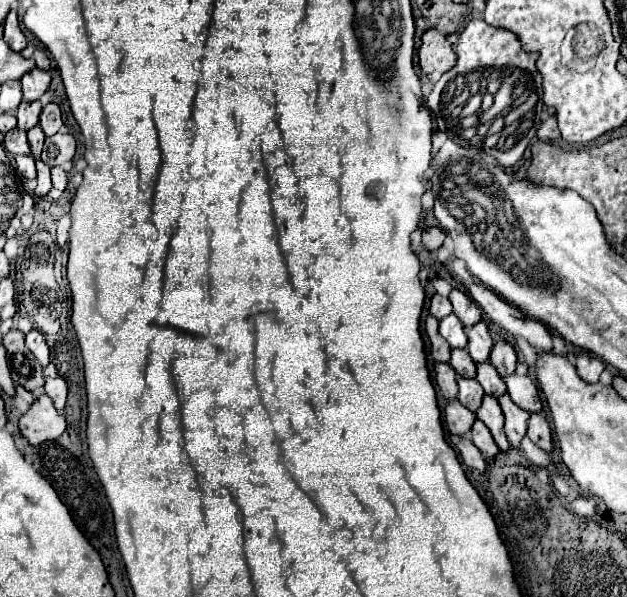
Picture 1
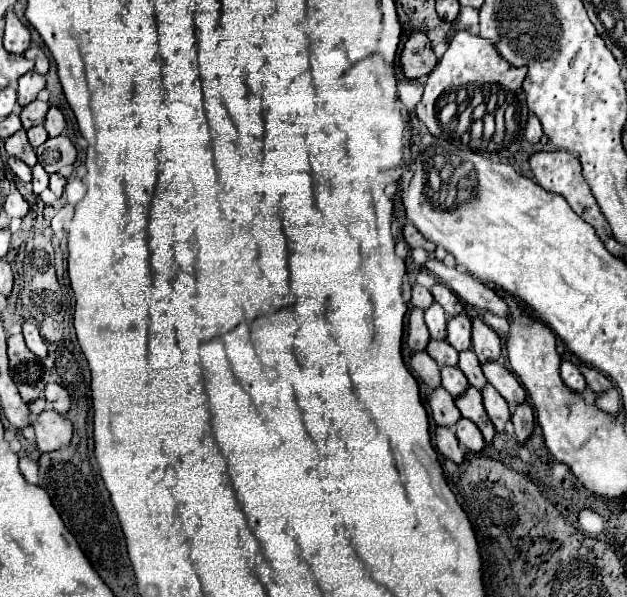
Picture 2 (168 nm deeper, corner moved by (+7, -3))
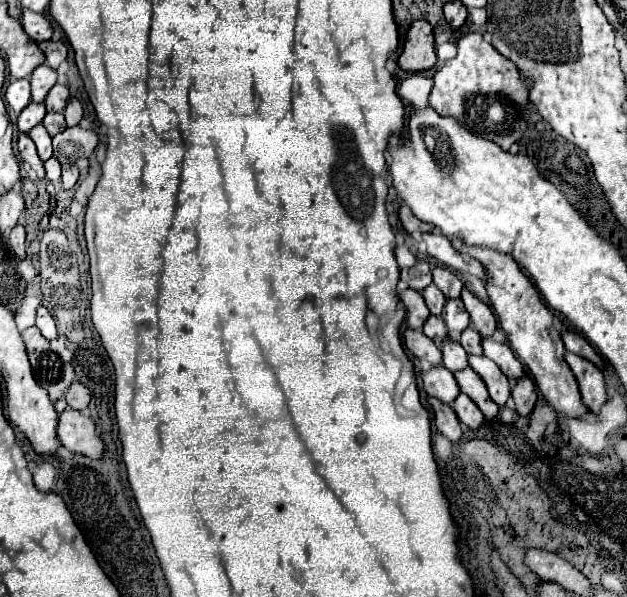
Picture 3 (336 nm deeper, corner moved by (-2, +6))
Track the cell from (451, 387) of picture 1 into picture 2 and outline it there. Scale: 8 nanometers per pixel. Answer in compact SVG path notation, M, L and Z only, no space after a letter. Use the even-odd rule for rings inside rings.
M418 351L410 357L410 367L416 371L416 375L430 387L436 389L440 385L440 367L436 365L436 361L426 353L426 351Z

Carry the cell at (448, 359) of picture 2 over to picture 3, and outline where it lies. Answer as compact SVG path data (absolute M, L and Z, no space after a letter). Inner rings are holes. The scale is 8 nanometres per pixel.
M429 316L429 320L423 326L423 334L429 336L431 340L435 340L435 344L443 344L445 340L449 340L449 330L445 328L445 320L437 318L437 316Z

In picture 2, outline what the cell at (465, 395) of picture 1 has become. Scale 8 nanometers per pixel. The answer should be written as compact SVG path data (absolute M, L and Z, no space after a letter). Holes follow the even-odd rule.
M458 365L454 367L444 367L442 369L442 387L452 395L452 397L458 397L464 389L468 389L468 379L466 375L462 373L462 369Z

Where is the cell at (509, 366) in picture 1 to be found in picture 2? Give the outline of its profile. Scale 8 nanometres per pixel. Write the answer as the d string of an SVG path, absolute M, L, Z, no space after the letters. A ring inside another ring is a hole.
M472 317L470 321L472 321L472 349L474 349L474 353L478 355L480 363L494 361L502 351L500 337L488 325L484 325L478 317Z

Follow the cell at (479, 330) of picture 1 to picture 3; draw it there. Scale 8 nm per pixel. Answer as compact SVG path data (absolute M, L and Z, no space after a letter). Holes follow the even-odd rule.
M447 300L447 304L445 304L445 322L447 322L449 334L453 338L459 338L461 332L471 324L469 314L465 312L465 306L461 304L461 300Z

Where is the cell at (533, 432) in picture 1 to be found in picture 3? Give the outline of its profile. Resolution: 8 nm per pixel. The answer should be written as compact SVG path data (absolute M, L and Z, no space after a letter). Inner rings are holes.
M529 376L515 382L515 386L511 390L511 398L515 402L517 414L521 414L521 416L531 414L531 410L535 408L535 402L537 402L537 390L535 390L535 384L531 382Z

